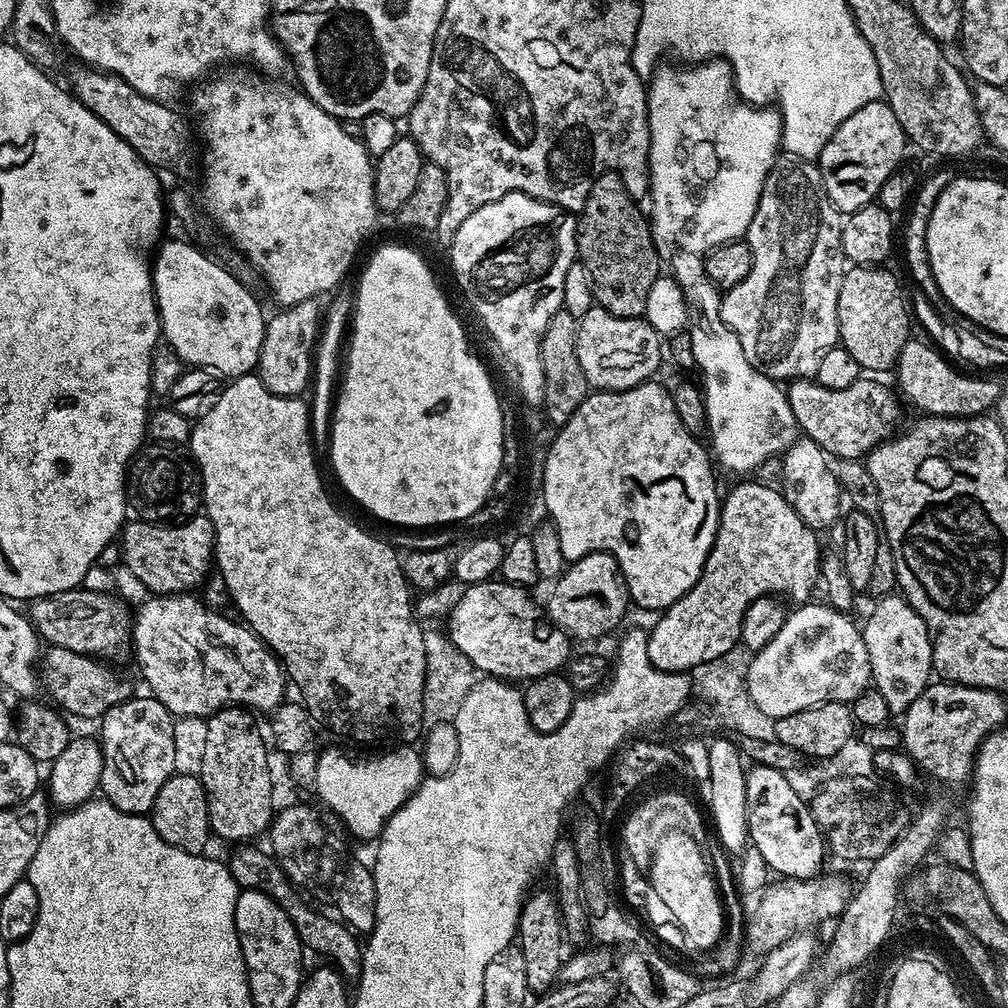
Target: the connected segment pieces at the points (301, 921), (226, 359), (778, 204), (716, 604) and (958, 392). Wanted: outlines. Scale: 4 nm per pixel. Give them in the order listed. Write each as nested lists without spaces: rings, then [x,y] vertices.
[[[252,844],[237,845],[235,847],[237,849],[227,859],[227,866],[231,870],[231,876],[236,884],[241,889],[259,888],[264,893],[270,893],[286,910],[287,917],[294,923],[301,944],[309,951],[314,950],[334,960],[332,962],[345,981],[350,984],[356,983],[361,976],[361,958],[363,956],[361,943],[356,940],[357,935],[343,921],[335,917],[332,919],[308,906],[302,900],[301,891],[288,881],[274,856],[254,847],[256,846]]]
[[[166,240],[155,249],[156,260],[154,256],[151,265],[152,293],[156,296],[163,343],[169,344],[185,365],[207,368],[224,378],[249,375],[260,363],[266,323],[266,312],[260,309],[259,302],[252,297],[253,289],[233,276],[221,261],[219,264],[202,249],[195,248],[200,247],[195,243],[192,245],[184,240]]]
[[[795,158],[781,159],[772,169],[762,186],[762,194],[758,198],[758,210],[754,210],[754,218],[748,227],[746,243],[752,252],[752,265],[750,274],[738,282],[738,286],[727,289],[720,297],[720,313],[722,322],[742,342],[742,350],[746,354],[748,361],[754,365],[762,374],[771,376],[777,382],[788,382],[793,378],[812,378],[815,377],[822,358],[826,355],[826,350],[837,347],[840,339],[838,330],[838,290],[842,290],[842,278],[846,271],[846,261],[842,250],[842,214],[830,202],[826,194],[826,186],[822,182],[822,174],[819,167],[810,160],[797,160]]]
[[[744,478],[723,497],[720,506],[720,521],[710,554],[704,563],[698,582],[685,596],[678,598],[663,613],[664,616],[648,632],[649,658],[658,670],[666,672],[689,672],[700,663],[722,659],[740,644],[742,618],[753,602],[763,596],[793,596],[794,601],[804,602],[812,591],[817,591],[820,580],[820,558],[822,547],[816,541],[817,533],[786,502],[779,487],[759,484],[756,478]]]
[[[910,338],[897,360],[899,391],[931,416],[978,416],[993,409],[1002,386],[990,378],[972,378],[960,374],[938,348],[929,341]]]

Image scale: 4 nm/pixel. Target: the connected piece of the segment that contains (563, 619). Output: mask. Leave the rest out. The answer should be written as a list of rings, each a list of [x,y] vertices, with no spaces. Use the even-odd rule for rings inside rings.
[[[591,552],[581,560],[571,561],[551,585],[546,612],[553,624],[580,640],[596,640],[612,632],[630,609],[628,584],[618,562],[608,552]]]

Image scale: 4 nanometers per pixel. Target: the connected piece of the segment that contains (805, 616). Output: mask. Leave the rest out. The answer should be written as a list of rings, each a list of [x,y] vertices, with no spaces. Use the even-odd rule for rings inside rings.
[[[826,602],[812,603],[801,603],[789,613],[782,629],[750,658],[745,671],[749,703],[772,719],[826,701],[850,704],[871,685],[871,666],[859,625]]]

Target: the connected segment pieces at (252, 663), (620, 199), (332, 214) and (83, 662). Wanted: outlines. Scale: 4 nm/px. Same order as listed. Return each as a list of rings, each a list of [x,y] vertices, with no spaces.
[[[173,594],[170,596],[153,595],[151,598],[148,598],[152,600],[146,601],[140,609],[138,607],[135,609],[132,622],[131,647],[134,649],[134,652],[136,648],[136,664],[140,667],[140,672],[144,675],[145,682],[148,683],[147,691],[155,696],[158,702],[162,702],[162,706],[166,706],[166,710],[176,718],[181,716],[207,718],[213,716],[218,710],[233,706],[255,710],[257,713],[265,712],[265,714],[268,714],[277,708],[279,704],[285,703],[284,684],[286,685],[286,673],[280,661],[277,660],[275,652],[251,628],[245,626],[243,623],[237,622],[235,624],[234,621],[227,620],[224,614],[221,614],[217,609],[208,607],[203,599],[196,597],[195,600],[194,597],[195,595],[192,594]]]
[[[603,172],[590,186],[584,209],[576,220],[576,254],[579,263],[590,270],[590,282],[595,303],[615,316],[643,317],[650,286],[662,274],[662,261],[656,252],[652,226],[647,215],[640,213],[641,205],[632,199],[617,172]]]
[[[217,75],[200,86],[205,86],[205,88],[197,87],[195,89],[197,92],[192,96],[192,108],[200,119],[200,136],[204,139],[204,181],[200,184],[198,200],[209,221],[219,231],[221,228],[236,243],[233,244],[235,251],[240,252],[244,259],[256,269],[261,281],[264,279],[268,283],[268,292],[280,303],[279,307],[281,309],[292,308],[298,302],[320,298],[323,292],[331,293],[348,276],[348,267],[351,266],[360,243],[367,238],[372,223],[375,222],[376,216],[378,217],[374,198],[374,160],[364,148],[363,140],[350,138],[350,134],[346,134],[343,123],[335,116],[326,114],[326,110],[322,110],[314,101],[309,100],[299,87],[283,88],[282,85],[272,84],[276,82],[269,82],[259,75],[251,75]]]
[[[49,647],[42,656],[42,684],[69,717],[81,716],[84,720],[95,721],[133,695],[131,682],[119,676],[108,664],[111,663],[95,656],[83,656],[74,650]]]

